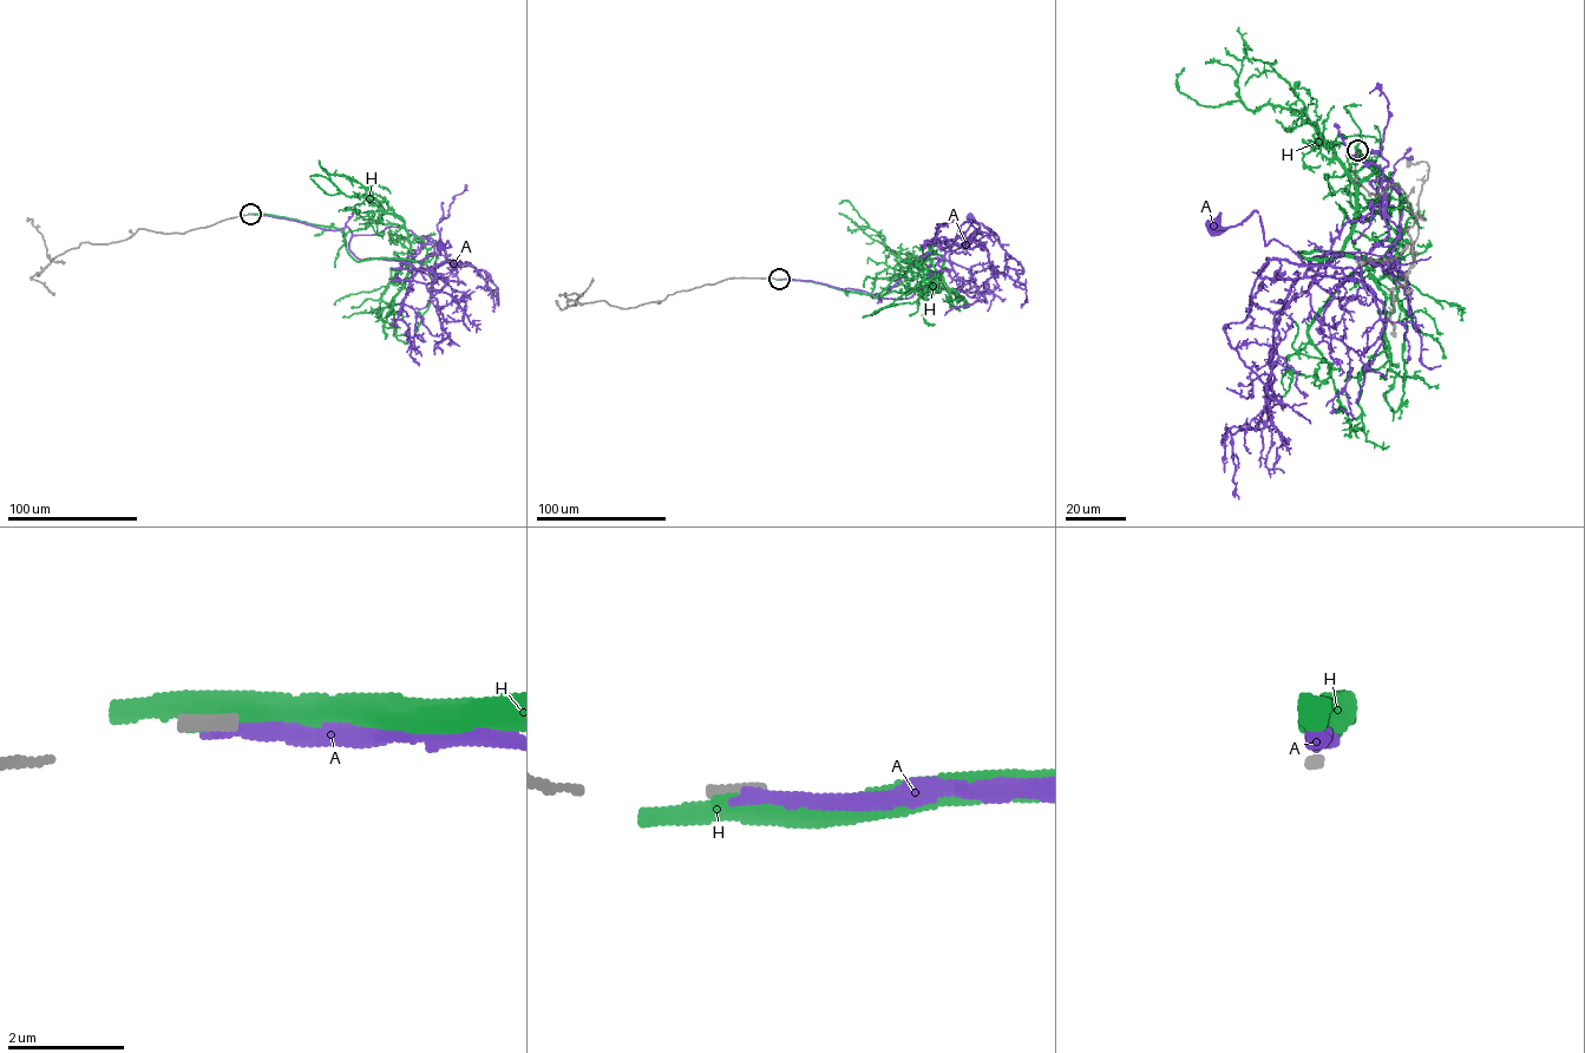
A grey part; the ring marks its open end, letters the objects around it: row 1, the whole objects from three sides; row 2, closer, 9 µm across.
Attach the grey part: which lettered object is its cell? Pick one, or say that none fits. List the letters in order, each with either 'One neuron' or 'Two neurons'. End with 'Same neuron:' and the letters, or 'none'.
A: Two neurons
H: Two neurons
Same neuron: none

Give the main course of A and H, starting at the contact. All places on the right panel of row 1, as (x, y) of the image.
A: (1356, 150), (1401, 198), (1383, 255), (1320, 255), (1309, 276), (1325, 274), (1265, 244), (1255, 211), (1213, 224)
H: (1357, 150), (1399, 188), (1396, 239), (1307, 259), (1348, 236), (1350, 172), (1302, 112), (1200, 105), (1184, 67)

